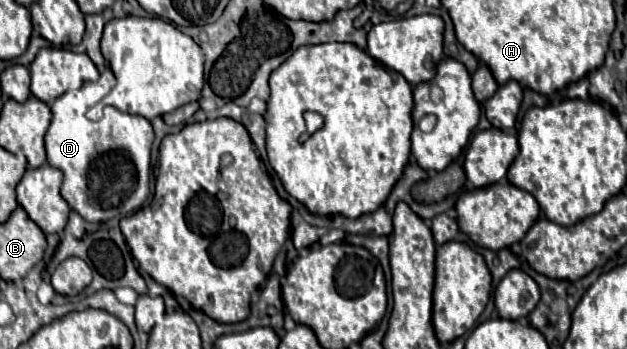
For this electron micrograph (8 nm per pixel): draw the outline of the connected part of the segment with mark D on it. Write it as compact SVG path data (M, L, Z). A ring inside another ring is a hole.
M107 68L97 82L89 82L79 90L69 90L59 96L51 106L53 120L45 136L47 162L65 174L61 196L89 222L105 222L115 216L127 216L143 208L149 198L151 147L155 137L151 122L143 116L119 112L113 106L105 108L105 116L90 116L89 113L91 106L107 96L113 86L115 76ZM93 166L101 166L101 178L95 178Z

